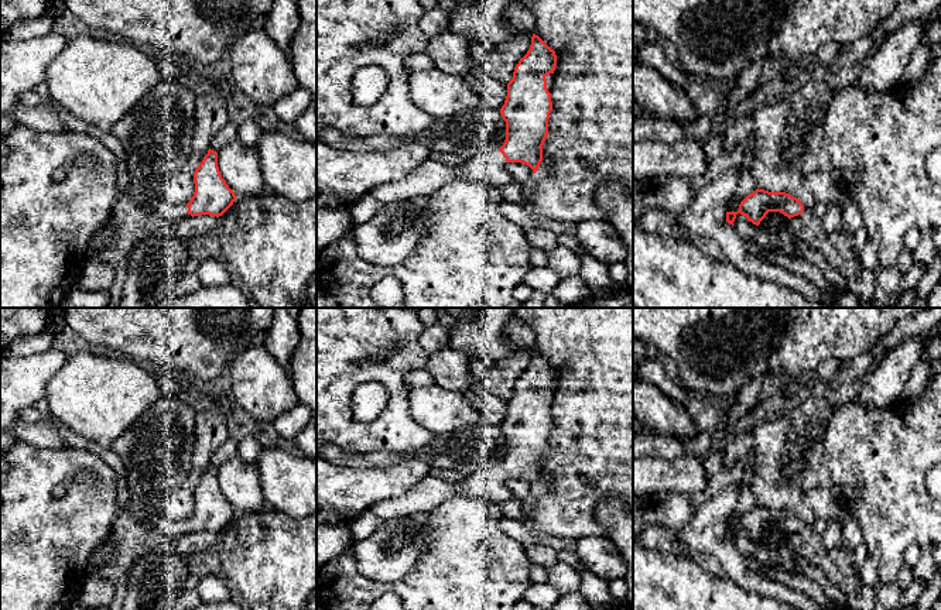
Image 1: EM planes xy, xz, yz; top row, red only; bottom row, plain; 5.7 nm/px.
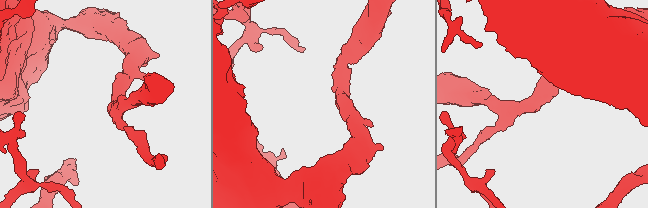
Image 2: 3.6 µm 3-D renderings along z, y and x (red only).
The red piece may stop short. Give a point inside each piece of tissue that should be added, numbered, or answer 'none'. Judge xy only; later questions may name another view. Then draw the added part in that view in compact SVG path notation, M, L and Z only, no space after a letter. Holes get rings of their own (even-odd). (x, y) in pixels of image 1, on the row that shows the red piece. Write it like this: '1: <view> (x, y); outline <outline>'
1: xy (171, 212); outline M162 202L160 205L160 215L162 219L171 223L178 223L188 216L187 205L178 205L172 202Z

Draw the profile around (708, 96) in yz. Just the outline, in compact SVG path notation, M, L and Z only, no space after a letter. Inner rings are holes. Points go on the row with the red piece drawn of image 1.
M646 42L633 51L640 64L658 71L667 80L681 86L691 99L697 116L712 119L725 109L738 79L706 79L690 76L682 68L675 68L657 42Z

